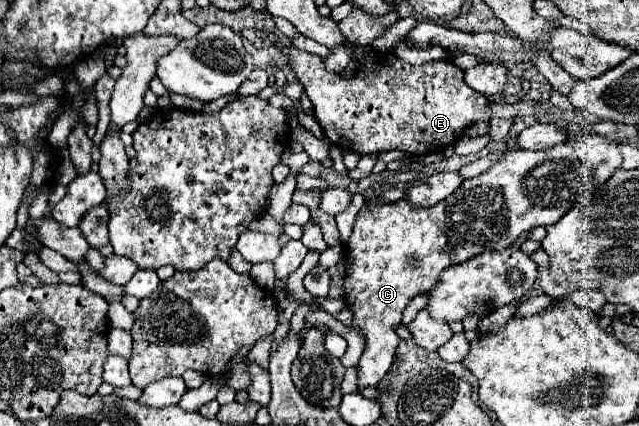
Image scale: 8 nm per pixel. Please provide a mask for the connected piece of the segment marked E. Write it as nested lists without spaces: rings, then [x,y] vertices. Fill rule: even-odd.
[[[282,48],[282,54],[290,60],[292,70],[296,72],[298,80],[304,84],[306,96],[314,104],[314,118],[324,130],[328,140],[348,152],[358,154],[378,154],[386,150],[402,150],[412,156],[422,156],[430,152],[442,152],[446,146],[452,146],[464,130],[476,120],[490,120],[490,118],[514,118],[514,116],[536,116],[542,118],[542,106],[534,100],[522,100],[516,104],[490,104],[486,96],[474,92],[464,82],[464,72],[452,62],[426,62],[426,66],[412,66],[402,62],[394,52],[380,52],[372,50],[366,54],[364,62],[360,62],[358,72],[354,78],[344,80],[340,74],[326,72],[324,62],[320,56],[296,50],[296,48]]]

